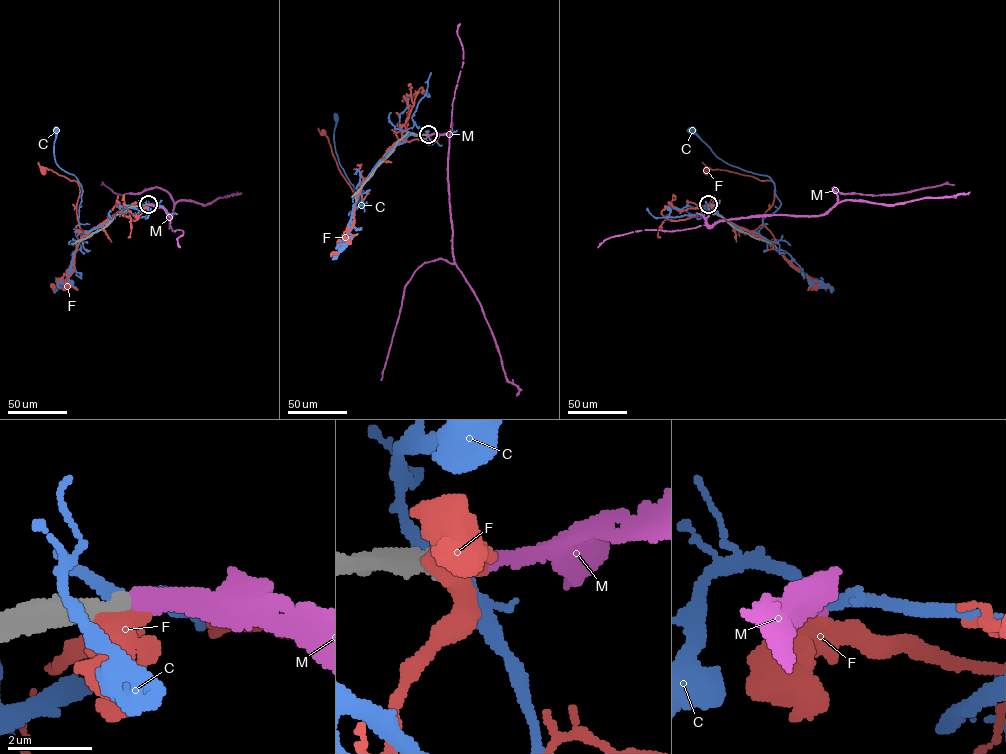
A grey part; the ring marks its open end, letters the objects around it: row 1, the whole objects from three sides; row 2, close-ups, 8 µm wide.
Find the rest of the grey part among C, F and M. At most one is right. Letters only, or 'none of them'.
M

